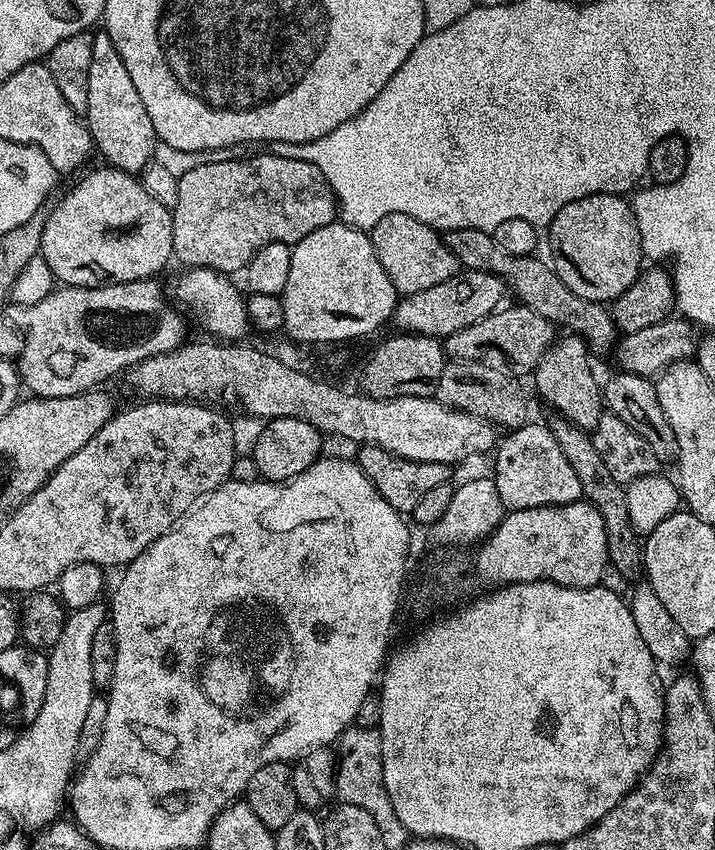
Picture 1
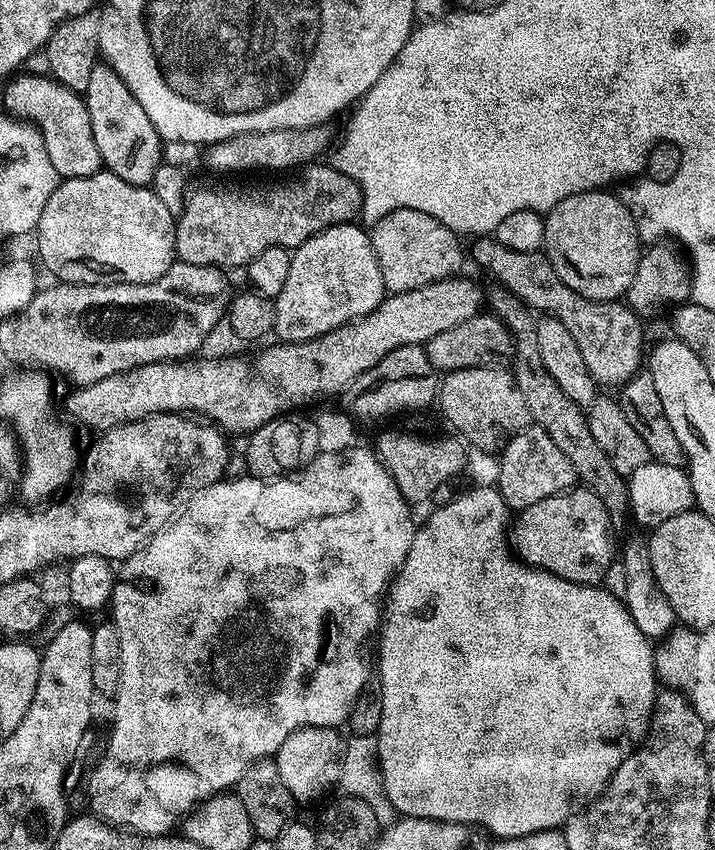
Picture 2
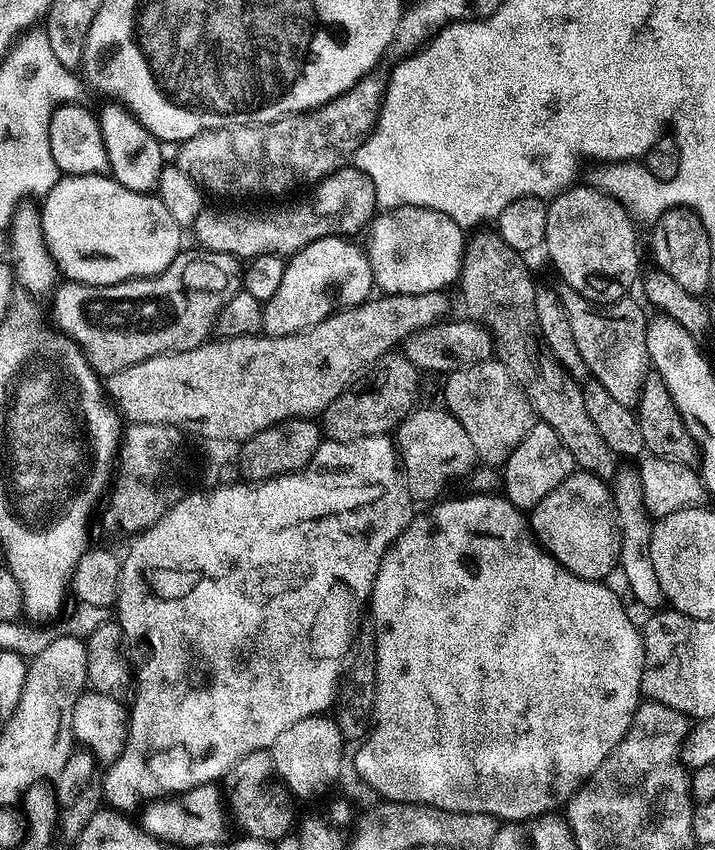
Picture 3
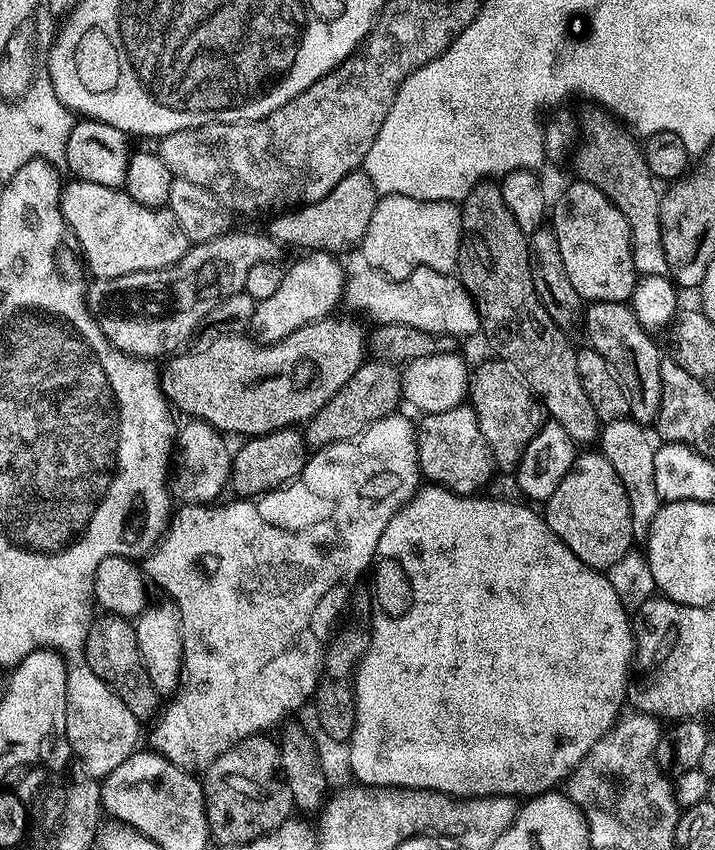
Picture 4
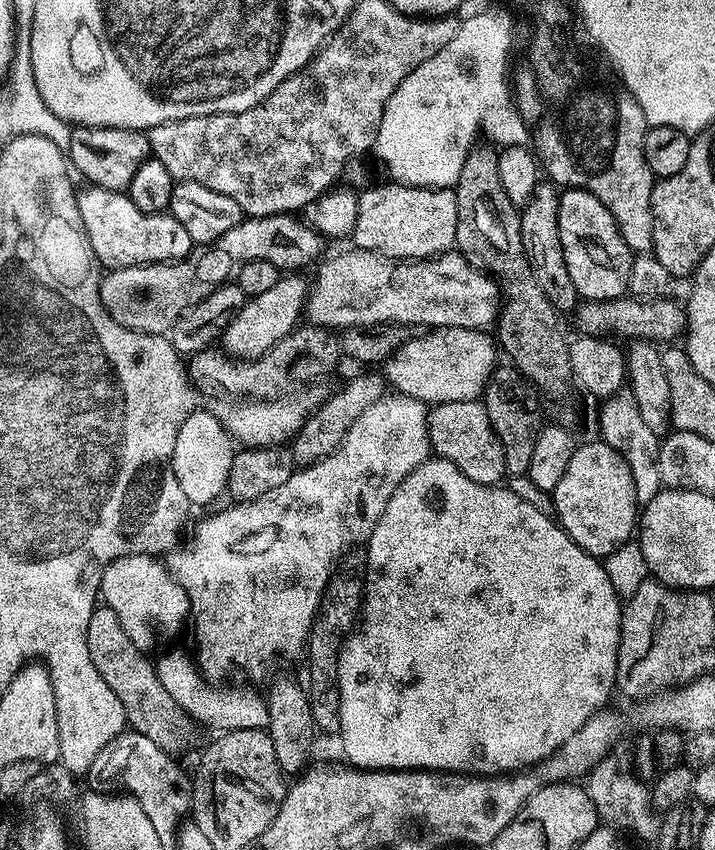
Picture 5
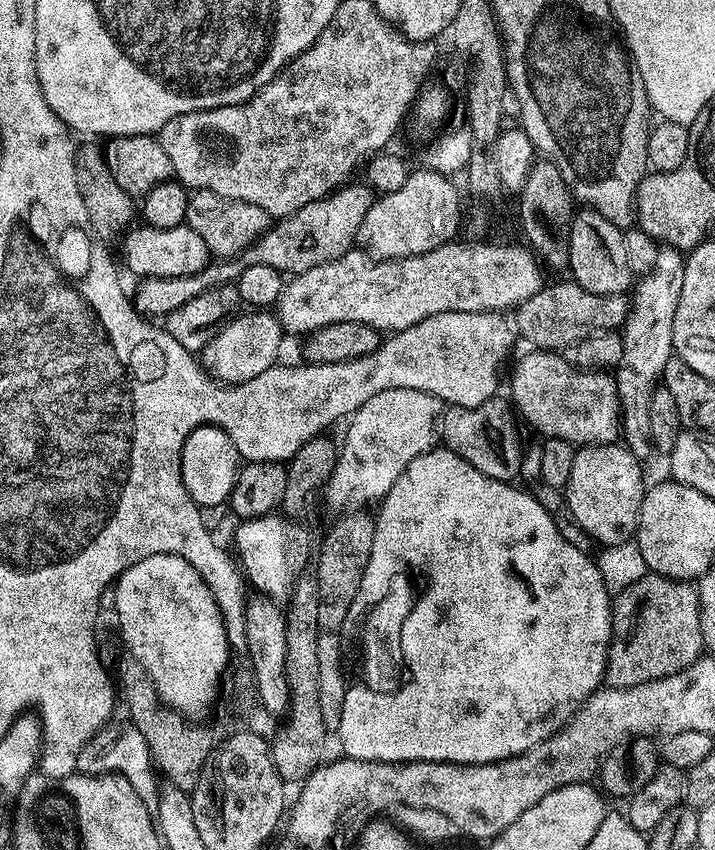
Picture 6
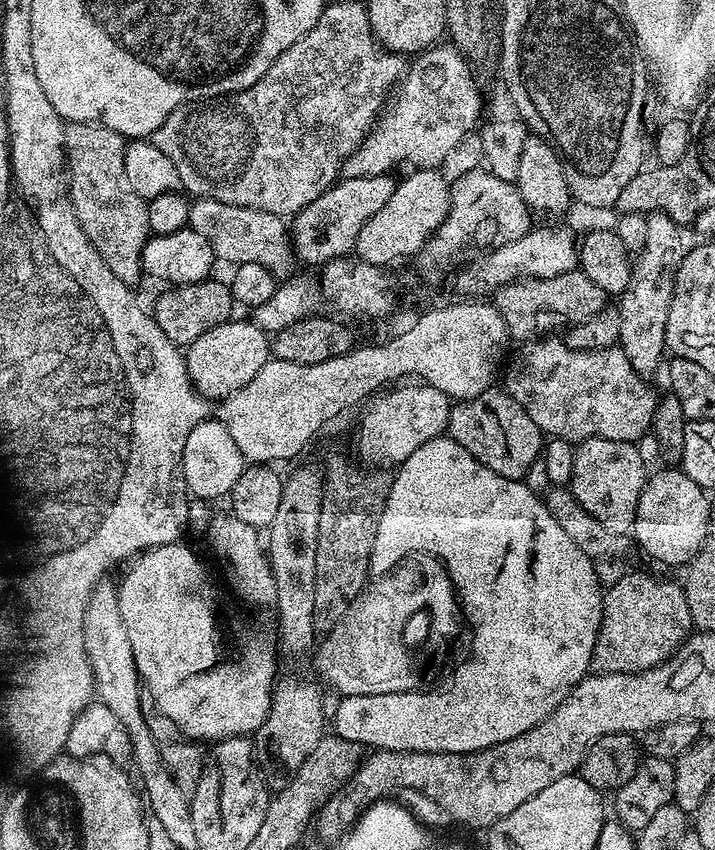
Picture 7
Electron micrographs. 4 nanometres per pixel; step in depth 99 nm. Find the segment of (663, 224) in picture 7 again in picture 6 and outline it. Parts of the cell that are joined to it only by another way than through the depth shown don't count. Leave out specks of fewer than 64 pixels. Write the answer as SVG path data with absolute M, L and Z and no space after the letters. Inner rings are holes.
M661 249L656 269L635 285L627 322L621 331L623 356L620 369L614 374L619 404L620 438L641 462L653 455L650 434L650 398L663 377L666 362L674 355L674 310L682 294L682 274L685 259L671 249Z

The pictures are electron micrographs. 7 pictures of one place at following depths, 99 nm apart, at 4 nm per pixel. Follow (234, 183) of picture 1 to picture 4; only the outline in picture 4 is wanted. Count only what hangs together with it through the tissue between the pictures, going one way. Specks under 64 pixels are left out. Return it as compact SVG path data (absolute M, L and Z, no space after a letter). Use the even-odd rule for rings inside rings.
M363 170L346 174L330 190L330 194L315 200L313 204L303 205L295 213L297 242L305 244L305 249L333 254L341 254L347 248L355 249L366 234L366 226L370 226L370 214L374 214L377 199L374 182L370 182Z

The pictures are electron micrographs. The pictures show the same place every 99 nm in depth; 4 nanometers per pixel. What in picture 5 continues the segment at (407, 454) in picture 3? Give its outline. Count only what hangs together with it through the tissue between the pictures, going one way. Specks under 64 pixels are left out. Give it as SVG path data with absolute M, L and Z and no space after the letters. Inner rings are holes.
M479 399L435 405L428 413L428 443L439 459L450 462L474 482L496 486L505 479L506 458L502 442Z

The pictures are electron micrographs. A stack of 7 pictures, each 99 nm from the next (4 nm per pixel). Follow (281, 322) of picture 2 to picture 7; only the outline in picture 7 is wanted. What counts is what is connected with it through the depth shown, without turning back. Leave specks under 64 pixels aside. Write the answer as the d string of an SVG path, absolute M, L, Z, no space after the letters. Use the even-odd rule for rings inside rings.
M233 318L222 326L214 326L214 330L206 330L206 334L187 345L184 352L184 361L192 385L209 402L225 400L230 394L242 390L242 386L246 386L246 382L250 382L269 359L269 333L263 332L248 318Z

